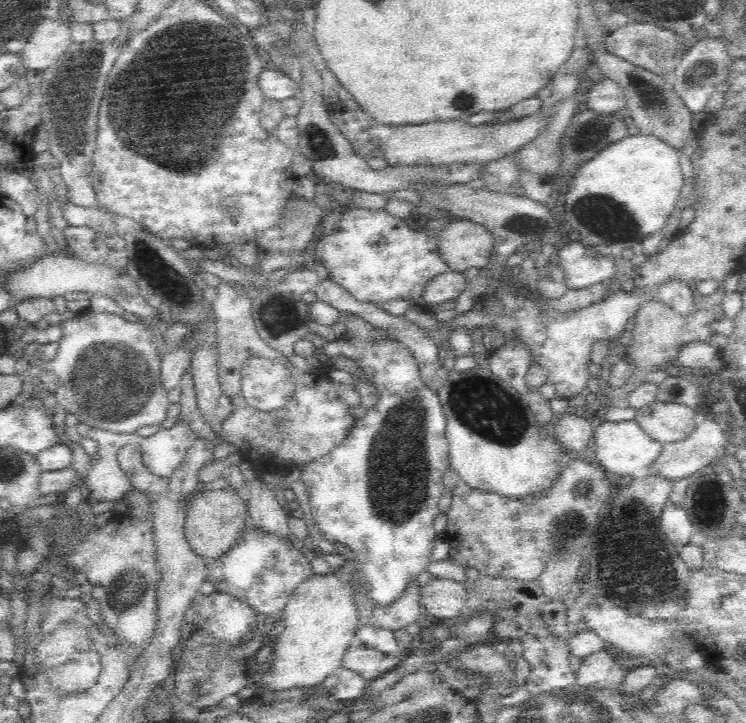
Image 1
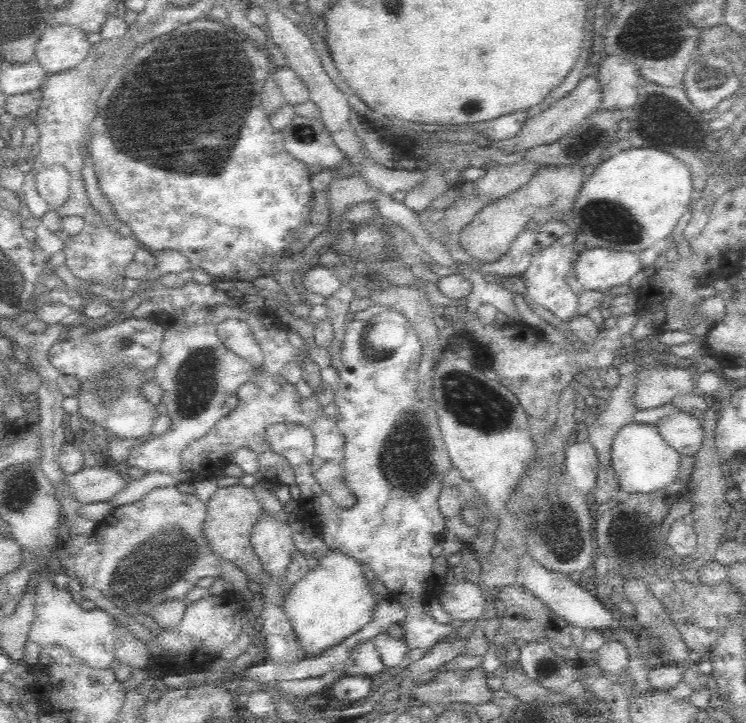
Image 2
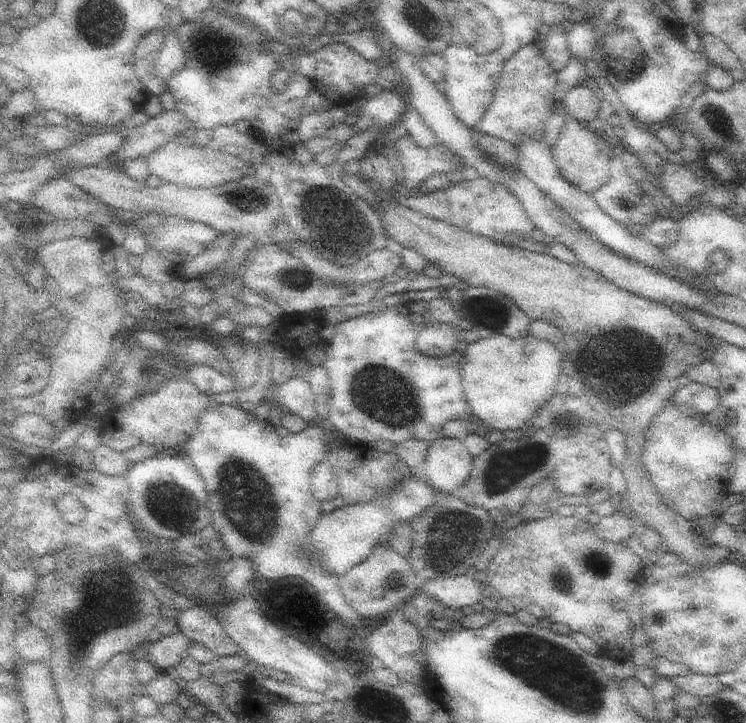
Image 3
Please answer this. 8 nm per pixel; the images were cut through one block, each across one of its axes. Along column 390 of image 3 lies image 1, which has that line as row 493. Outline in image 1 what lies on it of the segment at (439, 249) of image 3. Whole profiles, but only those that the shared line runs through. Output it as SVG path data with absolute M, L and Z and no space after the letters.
M232 488L196 491L186 504L185 537L192 551L209 561L222 556L242 534L247 518L246 502Z

